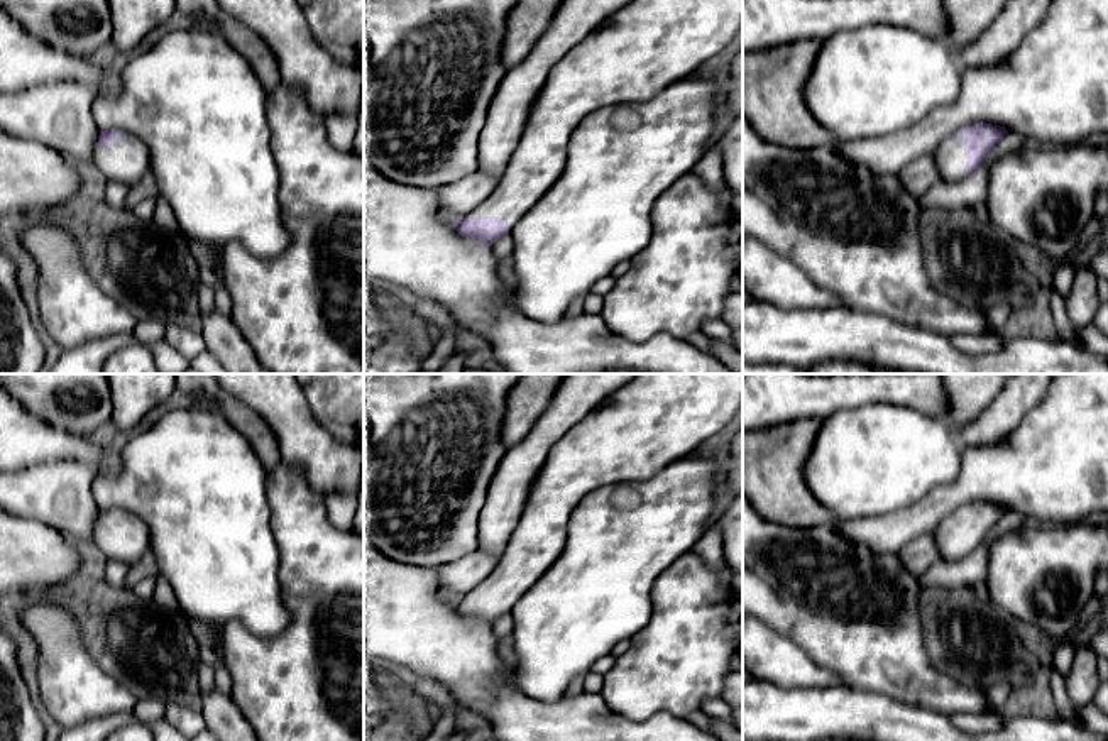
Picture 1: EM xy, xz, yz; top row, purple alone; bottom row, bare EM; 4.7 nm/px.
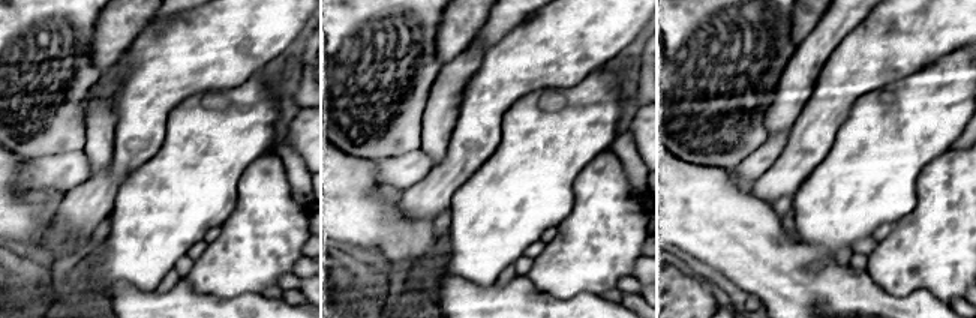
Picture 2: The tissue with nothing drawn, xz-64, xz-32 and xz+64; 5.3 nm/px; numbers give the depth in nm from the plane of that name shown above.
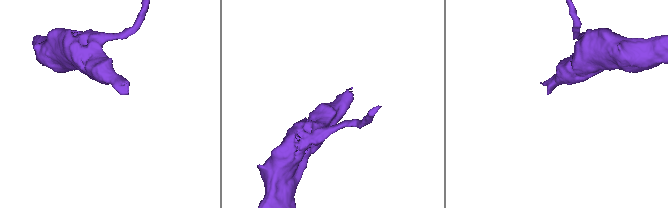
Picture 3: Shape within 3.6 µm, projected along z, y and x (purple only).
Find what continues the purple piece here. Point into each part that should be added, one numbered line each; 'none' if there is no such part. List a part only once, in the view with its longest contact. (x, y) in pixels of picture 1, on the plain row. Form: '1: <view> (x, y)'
1: yz (951, 538)

